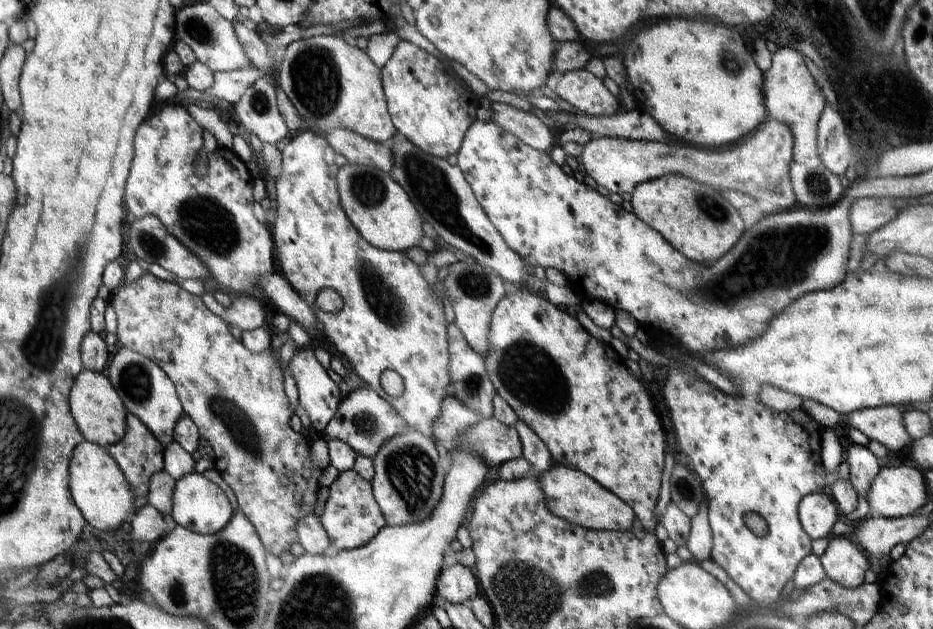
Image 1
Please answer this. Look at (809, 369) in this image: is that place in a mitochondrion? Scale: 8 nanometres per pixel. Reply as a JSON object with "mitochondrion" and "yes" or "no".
{"mitochondrion":"no"}

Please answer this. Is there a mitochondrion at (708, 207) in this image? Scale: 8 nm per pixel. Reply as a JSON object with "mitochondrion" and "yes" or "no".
{"mitochondrion":"yes"}

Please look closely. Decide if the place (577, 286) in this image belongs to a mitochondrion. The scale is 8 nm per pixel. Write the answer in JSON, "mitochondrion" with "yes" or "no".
{"mitochondrion":"no"}

